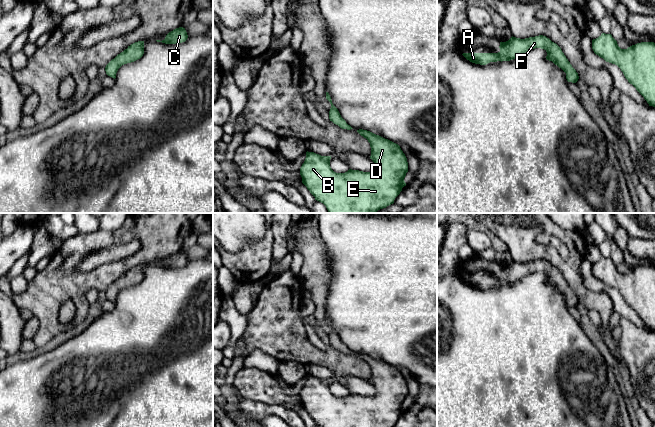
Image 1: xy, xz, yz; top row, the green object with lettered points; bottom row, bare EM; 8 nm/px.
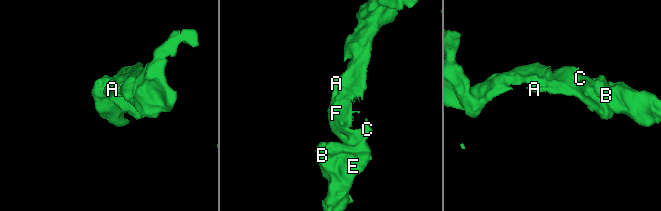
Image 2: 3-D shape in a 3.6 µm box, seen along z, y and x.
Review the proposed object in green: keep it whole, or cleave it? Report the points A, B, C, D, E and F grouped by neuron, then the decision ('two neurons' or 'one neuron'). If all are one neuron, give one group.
groups A B C D E F; one neuron

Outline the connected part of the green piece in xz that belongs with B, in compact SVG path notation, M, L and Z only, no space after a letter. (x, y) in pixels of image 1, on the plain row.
M363 353L357 356L370 367L370 383L375 387L374 396L349 393L345 397L336 397L330 391L331 380L307 375L300 392L302 407L315 424L321 427L394 427L402 412L406 410L404 402L408 396L408 386L405 378L398 368L388 363Z

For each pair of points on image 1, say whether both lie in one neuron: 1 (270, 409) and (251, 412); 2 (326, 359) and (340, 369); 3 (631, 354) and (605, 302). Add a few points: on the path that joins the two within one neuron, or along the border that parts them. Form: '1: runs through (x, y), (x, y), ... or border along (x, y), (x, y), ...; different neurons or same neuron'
1: runs through (265, 409), (256, 411); same neuron
2: runs through (329, 359), (337, 366); same neuron
3: border along (617, 342), (617, 356), (624, 365); different neurons

